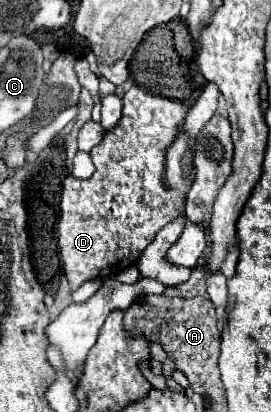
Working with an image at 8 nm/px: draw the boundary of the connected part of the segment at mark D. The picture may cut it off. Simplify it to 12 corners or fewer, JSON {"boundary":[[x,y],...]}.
{"boundary":[[133,85],[67,177],[57,245],[71,291],[117,275],[187,189],[161,161],[189,107]]}

